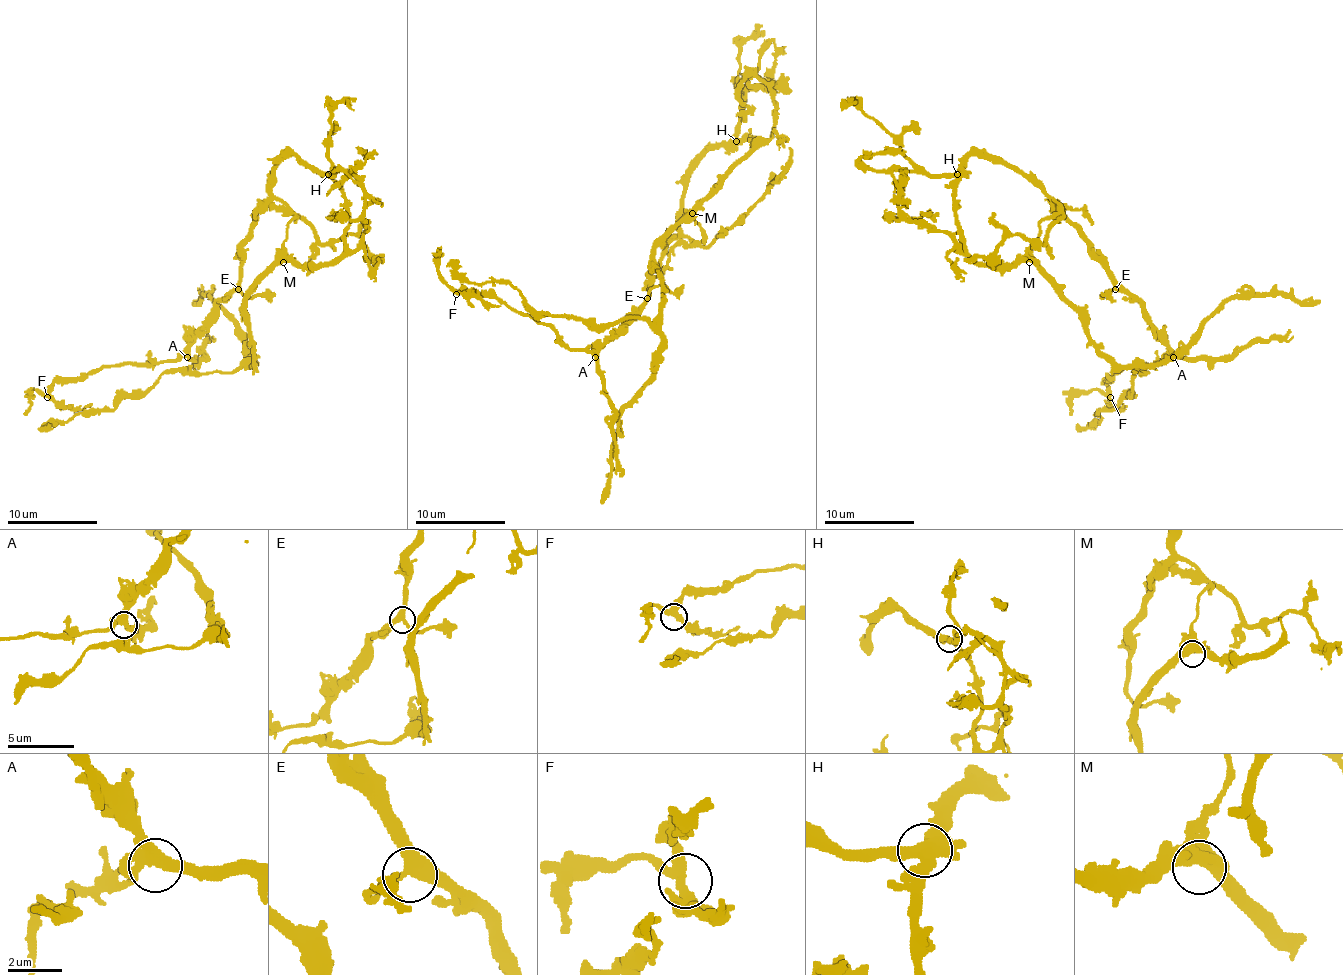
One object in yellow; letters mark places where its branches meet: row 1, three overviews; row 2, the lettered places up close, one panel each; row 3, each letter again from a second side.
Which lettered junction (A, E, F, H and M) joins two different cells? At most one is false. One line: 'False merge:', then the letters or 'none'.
False merge: H

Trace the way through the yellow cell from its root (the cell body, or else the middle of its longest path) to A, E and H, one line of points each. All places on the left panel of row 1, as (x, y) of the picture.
A: (292, 220), (290, 211), (267, 206), (259, 211), (243, 247), (243, 276), (216, 305), (214, 319), (187, 357)
E: (292, 220), (294, 215), (290, 211), (267, 206), (259, 211), (252, 235), (243, 247), (238, 289)
H: (292, 220), (294, 215), (272, 195), (274, 166), (281, 159), (297, 155), (306, 164), (328, 175)

